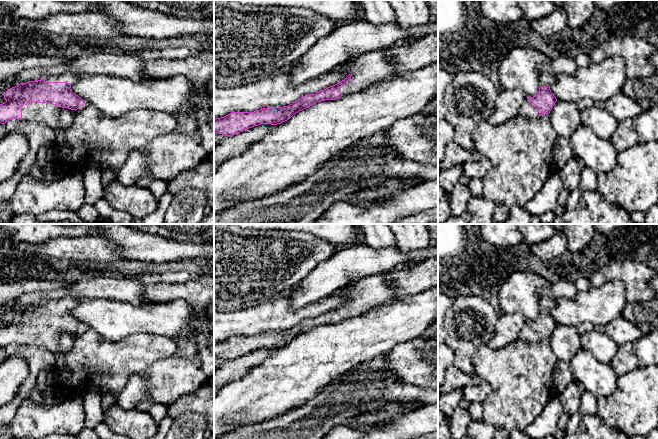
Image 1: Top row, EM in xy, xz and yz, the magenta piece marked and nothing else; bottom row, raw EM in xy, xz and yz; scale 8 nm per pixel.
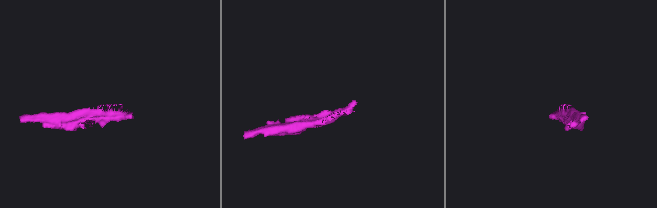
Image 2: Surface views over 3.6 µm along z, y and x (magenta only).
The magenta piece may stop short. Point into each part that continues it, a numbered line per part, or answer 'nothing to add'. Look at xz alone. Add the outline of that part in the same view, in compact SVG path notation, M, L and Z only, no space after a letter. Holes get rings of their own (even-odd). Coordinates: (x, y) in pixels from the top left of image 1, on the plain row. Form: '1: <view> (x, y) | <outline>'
1: xz (371, 291) | M429 259L409 270L399 268L389 273L380 273L355 280L348 292L352 294L352 301L340 313L342 320L354 318L366 313L375 306L391 303L403 295L416 295L420 292L438 287L438 259Z

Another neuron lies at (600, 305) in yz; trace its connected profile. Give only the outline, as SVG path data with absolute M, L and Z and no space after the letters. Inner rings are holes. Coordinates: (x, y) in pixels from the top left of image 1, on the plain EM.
M618 280L578 291L574 299L560 299L550 310L557 325L578 327L584 322L606 326L622 316L627 301L625 285Z

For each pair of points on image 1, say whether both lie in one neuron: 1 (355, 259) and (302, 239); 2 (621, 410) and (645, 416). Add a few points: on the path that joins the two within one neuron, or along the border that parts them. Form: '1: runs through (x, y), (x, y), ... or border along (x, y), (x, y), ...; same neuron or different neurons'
1: border along (337, 251), (317, 265); different neurons
2: runs through (627, 410), (633, 410), (639, 414); same neuron

